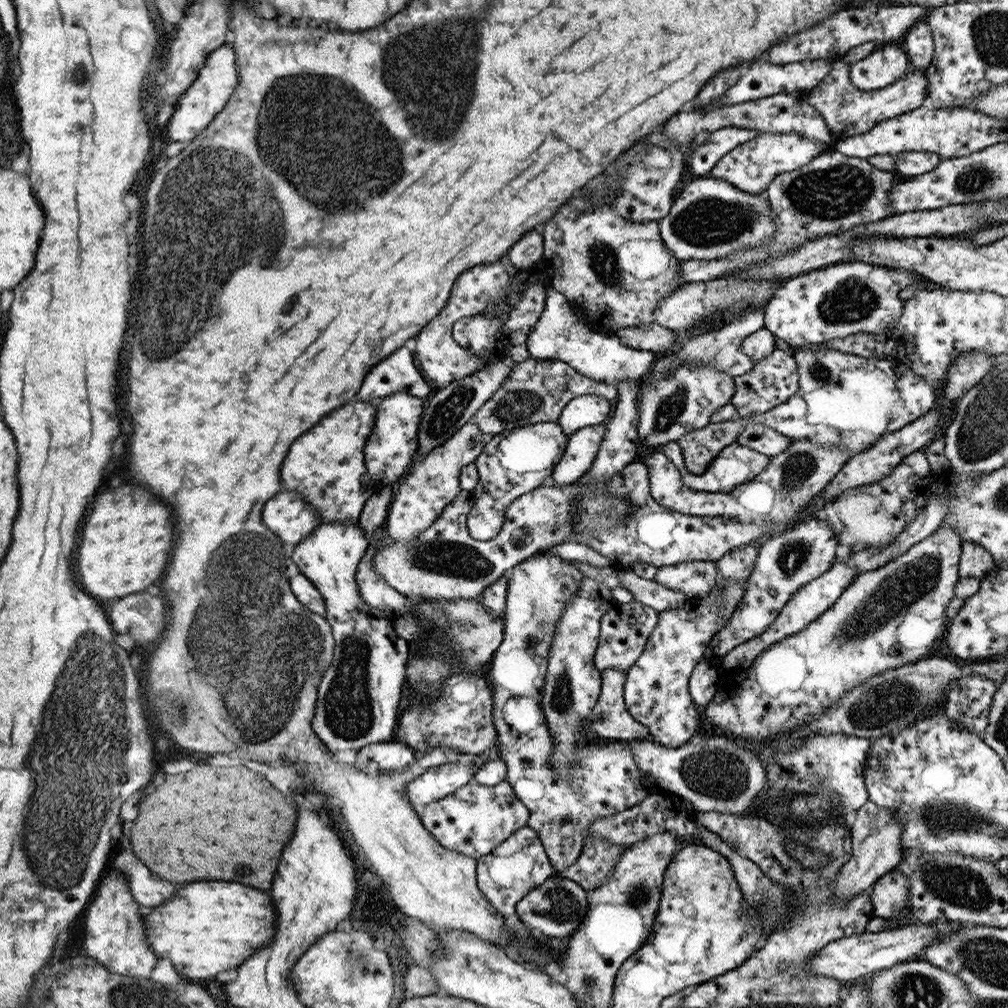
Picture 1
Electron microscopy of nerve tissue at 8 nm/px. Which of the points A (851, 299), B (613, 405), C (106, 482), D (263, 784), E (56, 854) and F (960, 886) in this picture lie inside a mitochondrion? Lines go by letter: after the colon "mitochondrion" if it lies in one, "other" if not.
A: mitochondrion
B: other
C: other
D: other
E: mitochondrion
F: mitochondrion

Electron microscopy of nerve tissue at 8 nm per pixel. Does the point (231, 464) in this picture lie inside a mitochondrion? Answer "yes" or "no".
no

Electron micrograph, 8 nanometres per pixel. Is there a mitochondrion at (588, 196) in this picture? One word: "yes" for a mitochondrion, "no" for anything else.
no

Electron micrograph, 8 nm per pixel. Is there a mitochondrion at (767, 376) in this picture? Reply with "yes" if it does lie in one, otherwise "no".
no

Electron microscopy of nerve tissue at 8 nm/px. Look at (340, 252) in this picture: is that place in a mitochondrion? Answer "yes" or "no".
no

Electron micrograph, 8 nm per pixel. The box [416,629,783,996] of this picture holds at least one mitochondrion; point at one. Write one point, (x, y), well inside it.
(723, 774)

